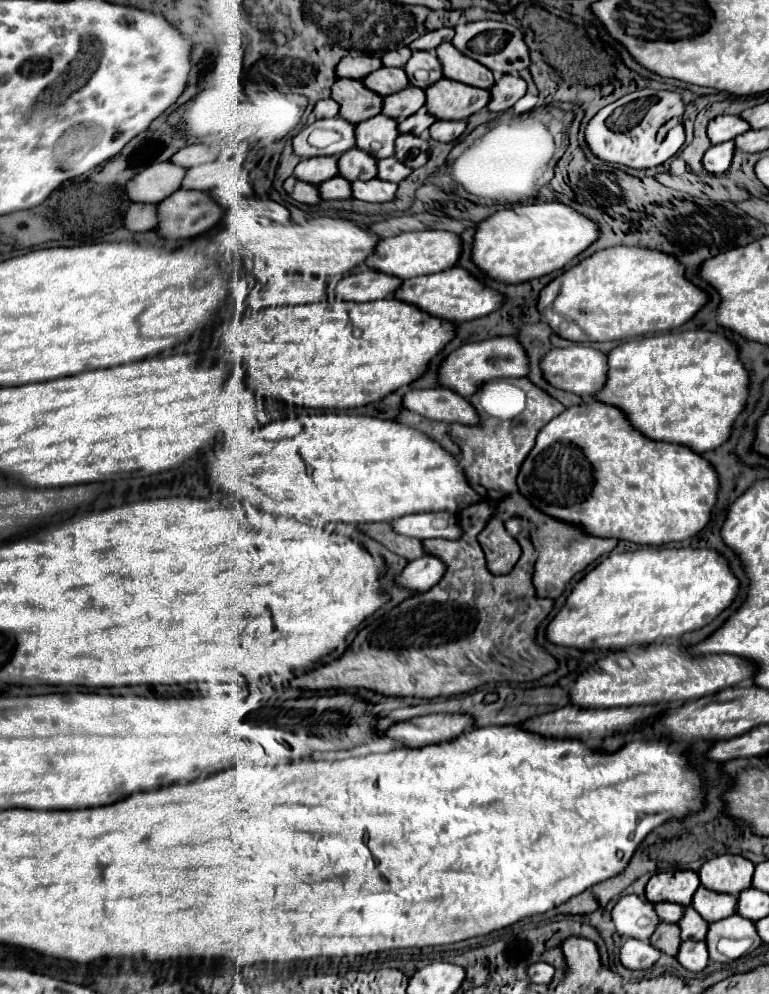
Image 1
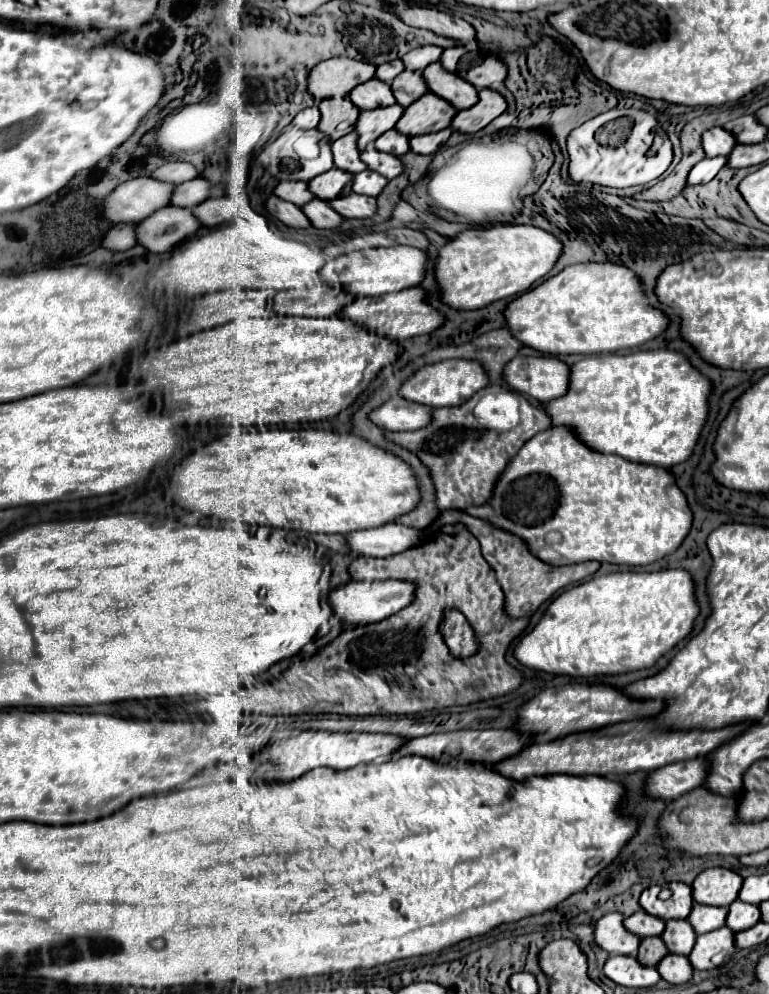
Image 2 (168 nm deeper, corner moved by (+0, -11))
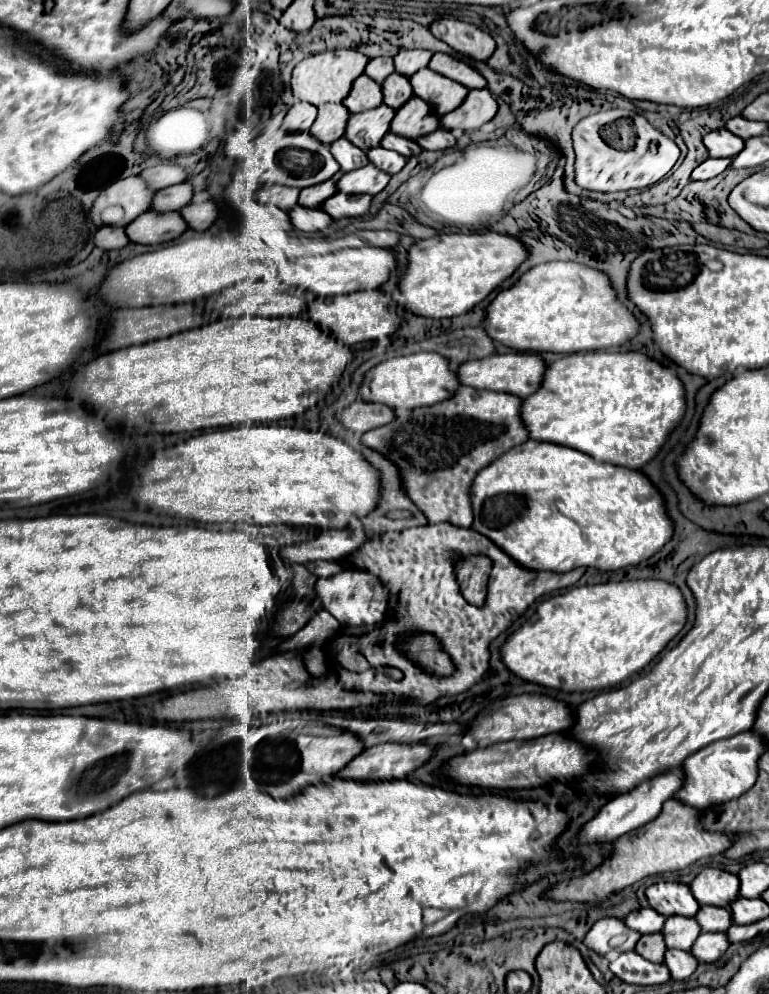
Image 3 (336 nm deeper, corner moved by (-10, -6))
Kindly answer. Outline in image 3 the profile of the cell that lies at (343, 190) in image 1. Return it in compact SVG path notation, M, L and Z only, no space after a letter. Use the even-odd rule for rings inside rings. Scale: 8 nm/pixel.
M297 204L291 212L291 222L295 228L303 230L303 232L317 232L317 230L325 230L333 218L329 218L329 214L321 208L307 208Z

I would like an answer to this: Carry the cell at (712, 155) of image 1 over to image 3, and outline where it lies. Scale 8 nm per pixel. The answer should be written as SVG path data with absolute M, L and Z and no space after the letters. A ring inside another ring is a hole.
M707 158L705 162L701 162L701 164L693 170L691 180L709 180L709 178L715 178L715 176L721 174L729 164L731 164L731 158Z

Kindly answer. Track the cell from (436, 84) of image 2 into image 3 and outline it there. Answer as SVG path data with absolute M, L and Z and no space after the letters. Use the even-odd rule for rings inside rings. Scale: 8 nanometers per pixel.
M421 68L409 80L413 94L425 98L425 102L429 102L433 106L433 112L437 112L439 116L461 106L461 102L465 102L469 94L469 88L465 88L463 84L453 82L451 78L445 78L429 68Z

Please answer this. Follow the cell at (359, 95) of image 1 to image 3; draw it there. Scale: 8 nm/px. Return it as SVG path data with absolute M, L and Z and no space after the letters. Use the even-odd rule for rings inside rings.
M337 102L337 104L325 104L319 108L319 116L313 122L313 126L309 128L309 132L325 144L335 142L337 138L341 138L345 134L347 128L347 120L349 120L349 110L345 108L345 104Z

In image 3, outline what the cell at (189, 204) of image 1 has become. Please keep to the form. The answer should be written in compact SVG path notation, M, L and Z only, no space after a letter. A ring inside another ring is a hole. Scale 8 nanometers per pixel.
M147 210L145 214L141 214L141 218L129 224L125 230L131 242L155 246L155 244L165 244L179 238L187 228L189 226L179 212Z

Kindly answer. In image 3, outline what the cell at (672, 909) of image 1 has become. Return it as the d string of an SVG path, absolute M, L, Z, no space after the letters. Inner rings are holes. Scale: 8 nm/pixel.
M639 908L639 910L633 910L625 918L625 924L631 930L637 930L641 934L653 934L653 932L661 932L663 930L665 920L667 918L663 914L657 914L653 908Z

